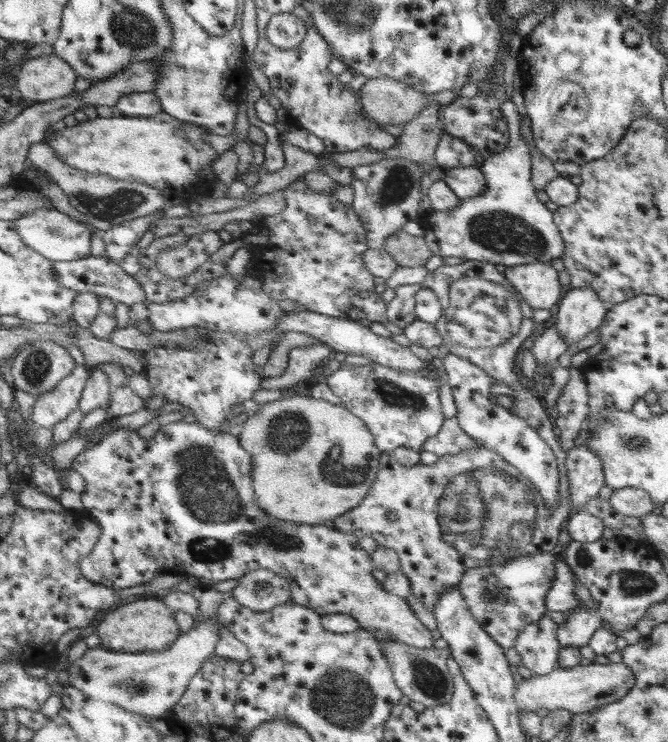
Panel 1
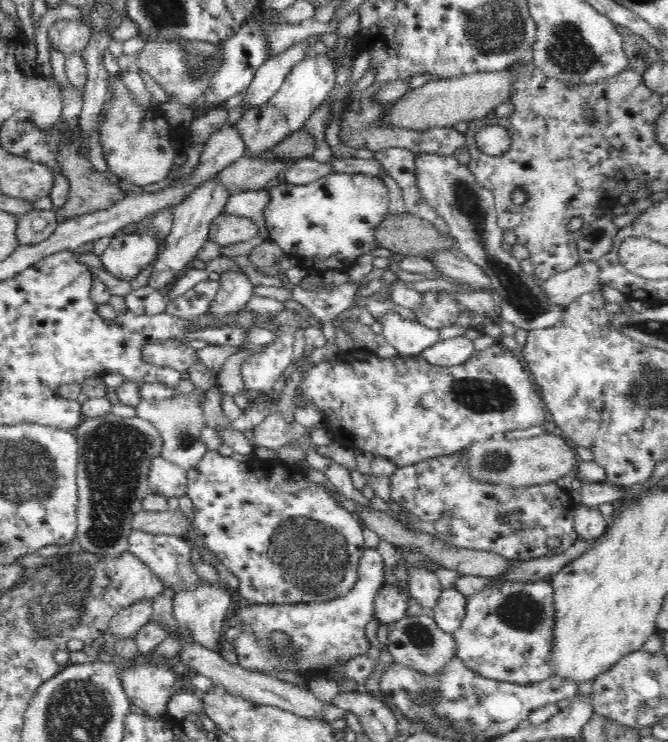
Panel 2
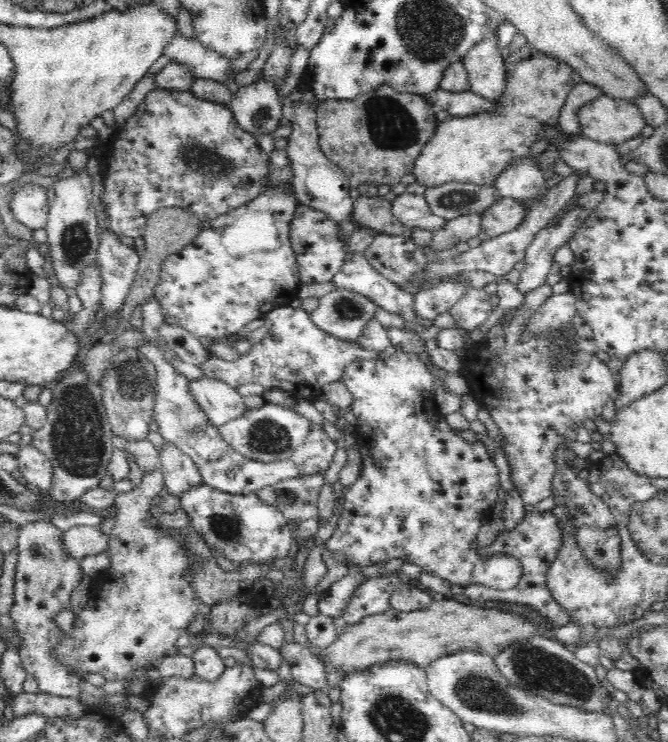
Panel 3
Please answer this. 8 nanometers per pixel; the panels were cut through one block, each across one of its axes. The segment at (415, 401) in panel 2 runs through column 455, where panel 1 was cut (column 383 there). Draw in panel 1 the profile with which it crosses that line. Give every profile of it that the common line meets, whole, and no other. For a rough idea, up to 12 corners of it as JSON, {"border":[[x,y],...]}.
{"border":[[342,363],[321,378],[382,453],[446,420],[428,371]]}

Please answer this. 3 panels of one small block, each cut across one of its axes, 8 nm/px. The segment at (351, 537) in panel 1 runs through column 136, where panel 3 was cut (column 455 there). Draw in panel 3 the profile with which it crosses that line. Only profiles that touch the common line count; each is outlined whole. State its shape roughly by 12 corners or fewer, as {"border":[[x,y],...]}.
{"border":[[417,354],[343,378],[368,448],[324,544],[451,586],[510,590],[478,553],[500,488]]}

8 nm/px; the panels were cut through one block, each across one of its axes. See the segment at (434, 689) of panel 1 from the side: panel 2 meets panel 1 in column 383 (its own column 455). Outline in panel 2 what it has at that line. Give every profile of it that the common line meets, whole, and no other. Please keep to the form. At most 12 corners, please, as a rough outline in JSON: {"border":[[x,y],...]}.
{"border":[[406,616],[388,628],[396,662],[424,674],[456,652],[434,616]]}

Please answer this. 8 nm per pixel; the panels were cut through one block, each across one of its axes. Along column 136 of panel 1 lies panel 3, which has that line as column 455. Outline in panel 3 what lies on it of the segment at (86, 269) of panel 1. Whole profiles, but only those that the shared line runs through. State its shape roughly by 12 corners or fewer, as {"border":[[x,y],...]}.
{"border":[[446,279],[414,296],[415,313],[432,320],[448,312],[469,286]]}

